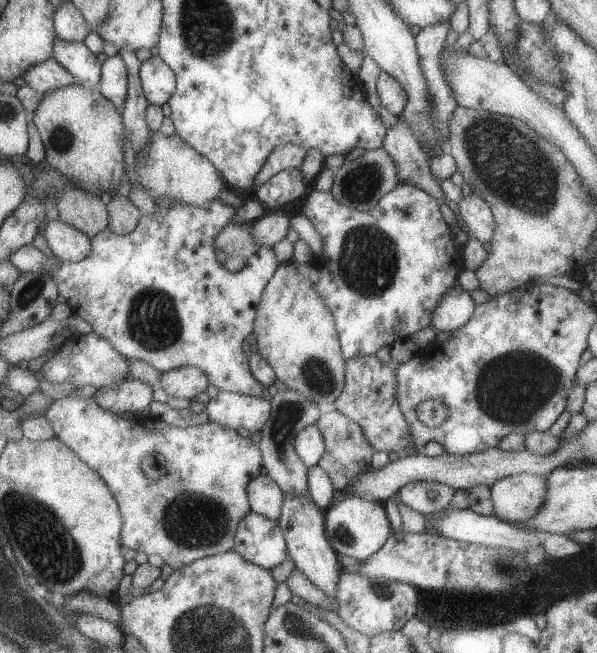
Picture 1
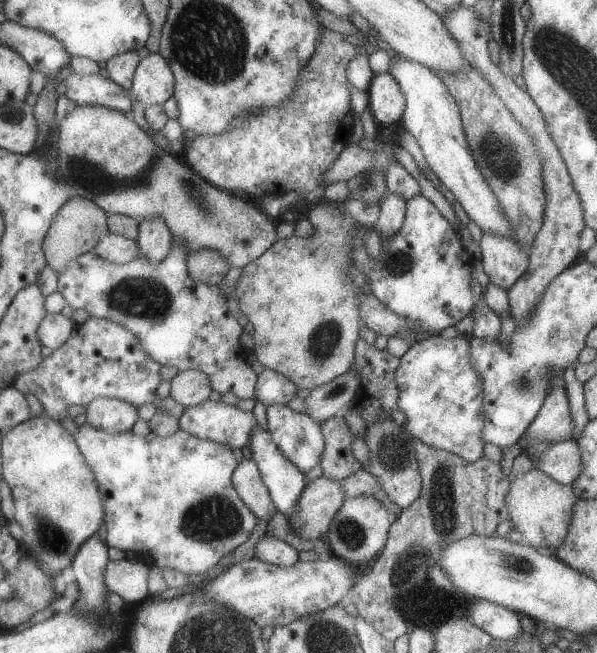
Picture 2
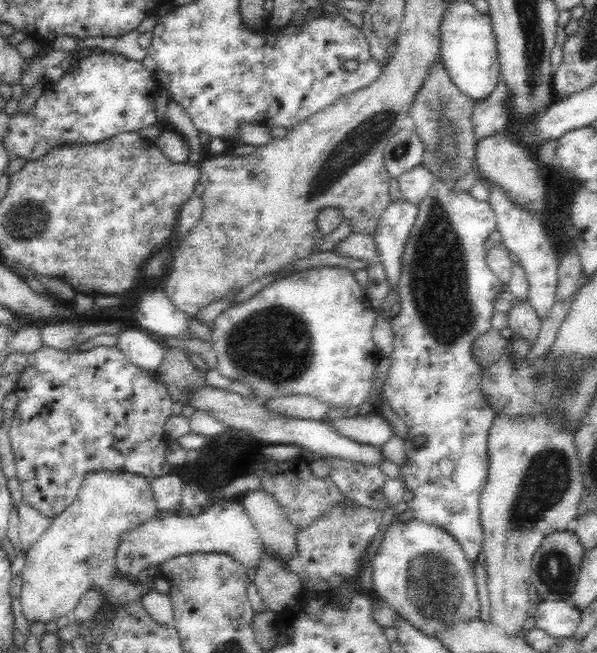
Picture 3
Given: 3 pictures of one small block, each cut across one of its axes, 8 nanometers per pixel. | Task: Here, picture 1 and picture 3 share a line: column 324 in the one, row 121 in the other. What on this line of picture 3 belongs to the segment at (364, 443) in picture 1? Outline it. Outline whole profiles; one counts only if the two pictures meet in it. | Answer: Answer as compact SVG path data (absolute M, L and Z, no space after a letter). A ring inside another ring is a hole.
M440 60L432 63L428 76L424 78L422 86L418 89L414 97L409 110L409 116L415 124L417 133L424 147L421 165L427 168L432 174L443 176L447 182L455 183L457 180L460 180L470 168L477 170L477 182L483 182L485 180L475 159L475 146L477 144L476 139L474 139L474 127L472 127L472 112L474 112L474 106L476 106L476 103L454 85L454 82L452 82L451 77L448 75L448 71L444 69L444 63ZM444 116L453 122L455 155L449 163L440 165L440 163L438 163L438 158L440 158L440 153L438 153L440 133L438 133L438 129L434 128L438 128L438 124L440 124L440 120L442 120Z

